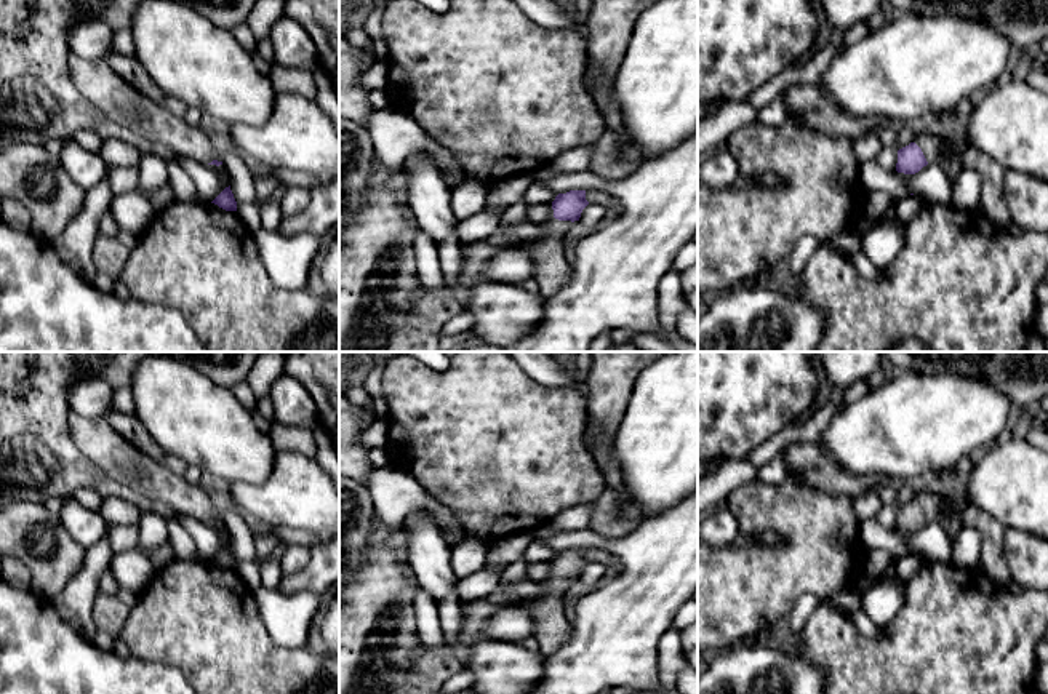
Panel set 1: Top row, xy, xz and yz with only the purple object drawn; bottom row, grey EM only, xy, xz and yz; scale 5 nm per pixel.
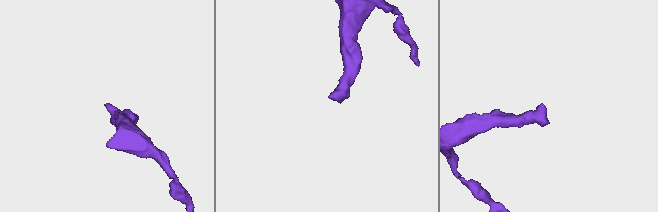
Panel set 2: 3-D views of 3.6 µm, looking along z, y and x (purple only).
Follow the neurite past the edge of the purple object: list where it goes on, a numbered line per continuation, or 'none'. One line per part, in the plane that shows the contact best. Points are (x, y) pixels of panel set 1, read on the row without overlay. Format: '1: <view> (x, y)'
1: yz (992, 562)

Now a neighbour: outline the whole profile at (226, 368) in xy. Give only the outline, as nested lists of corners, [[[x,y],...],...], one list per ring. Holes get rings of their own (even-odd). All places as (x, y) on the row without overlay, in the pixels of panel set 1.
[[[166,352],[221,387],[230,389],[245,382],[251,366],[262,352]]]

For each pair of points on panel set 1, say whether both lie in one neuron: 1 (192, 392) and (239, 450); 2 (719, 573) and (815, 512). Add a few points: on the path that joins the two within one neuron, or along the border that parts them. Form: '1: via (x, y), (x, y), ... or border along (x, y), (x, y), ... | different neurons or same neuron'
1: via (196, 406), (224, 435) | same neuron
2: via (746, 573), (767, 573), (800, 539) | same neuron

